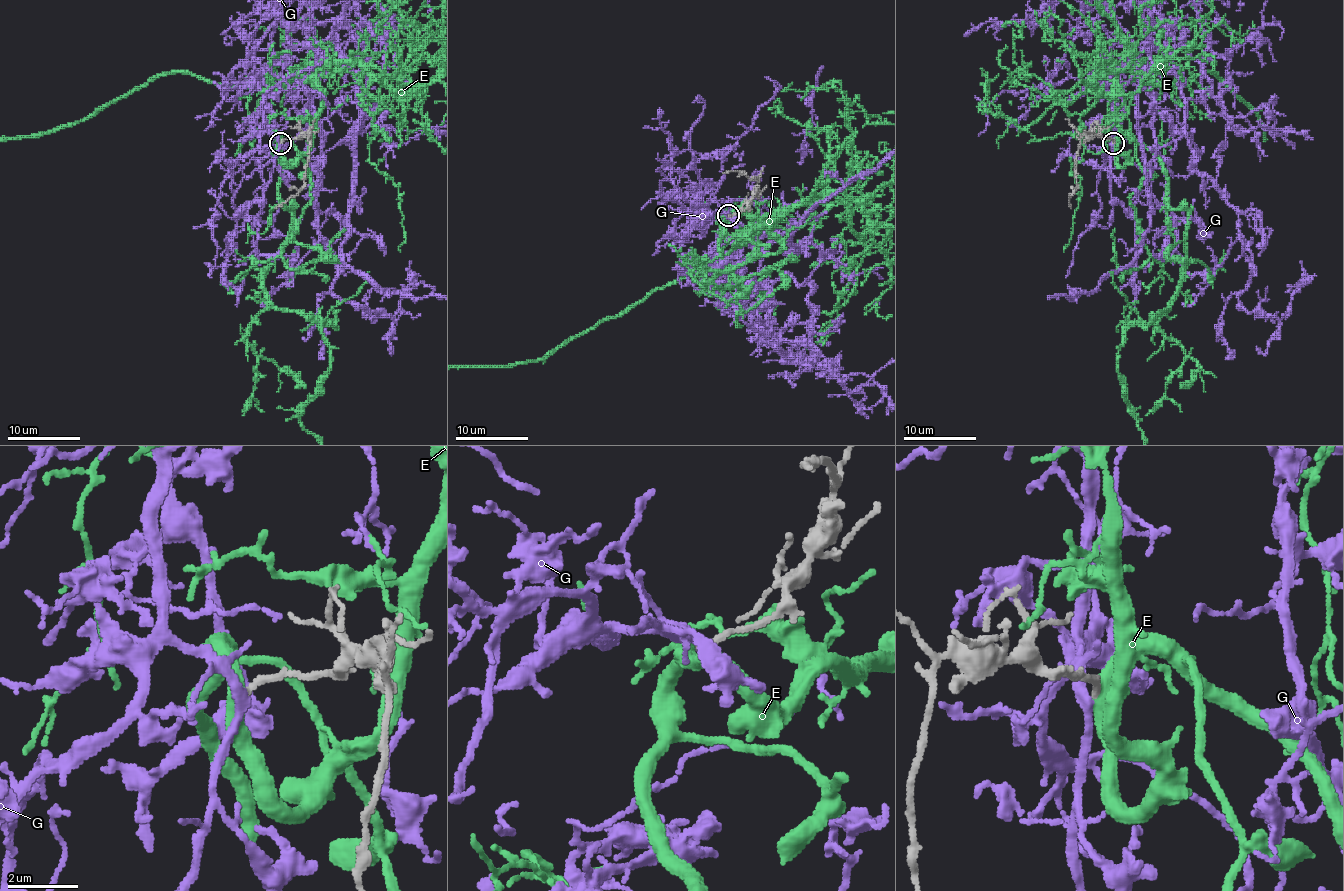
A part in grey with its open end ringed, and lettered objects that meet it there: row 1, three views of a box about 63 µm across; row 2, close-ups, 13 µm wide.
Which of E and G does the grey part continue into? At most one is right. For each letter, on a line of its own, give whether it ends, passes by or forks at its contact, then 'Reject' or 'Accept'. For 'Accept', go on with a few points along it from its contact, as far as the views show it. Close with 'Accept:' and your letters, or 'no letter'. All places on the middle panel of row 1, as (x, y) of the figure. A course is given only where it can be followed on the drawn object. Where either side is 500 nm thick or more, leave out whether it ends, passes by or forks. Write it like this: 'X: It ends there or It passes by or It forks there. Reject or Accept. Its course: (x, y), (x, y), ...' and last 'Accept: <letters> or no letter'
E: It passes by. Reject
G: It passes by. Accept
Accept: G

